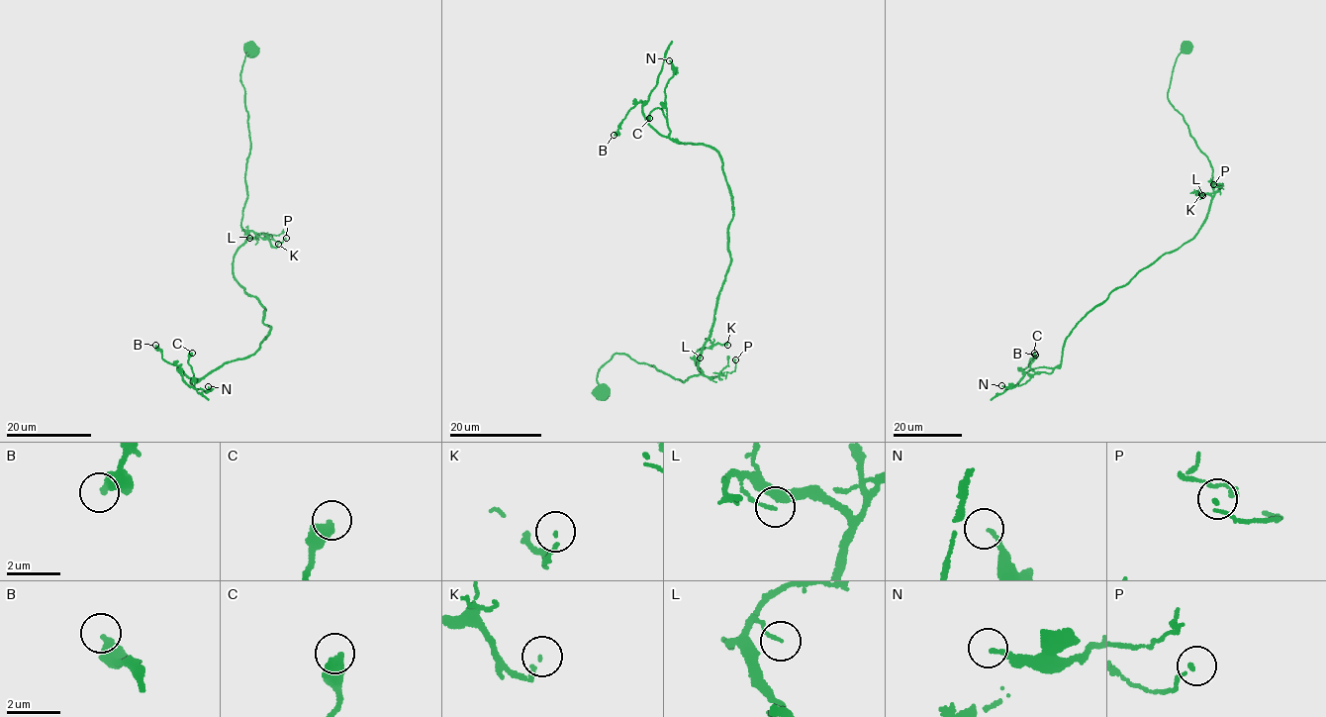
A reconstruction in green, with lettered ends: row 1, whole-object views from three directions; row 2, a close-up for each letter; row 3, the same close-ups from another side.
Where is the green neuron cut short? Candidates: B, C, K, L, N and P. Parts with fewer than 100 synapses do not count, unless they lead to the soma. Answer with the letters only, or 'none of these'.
none of these

